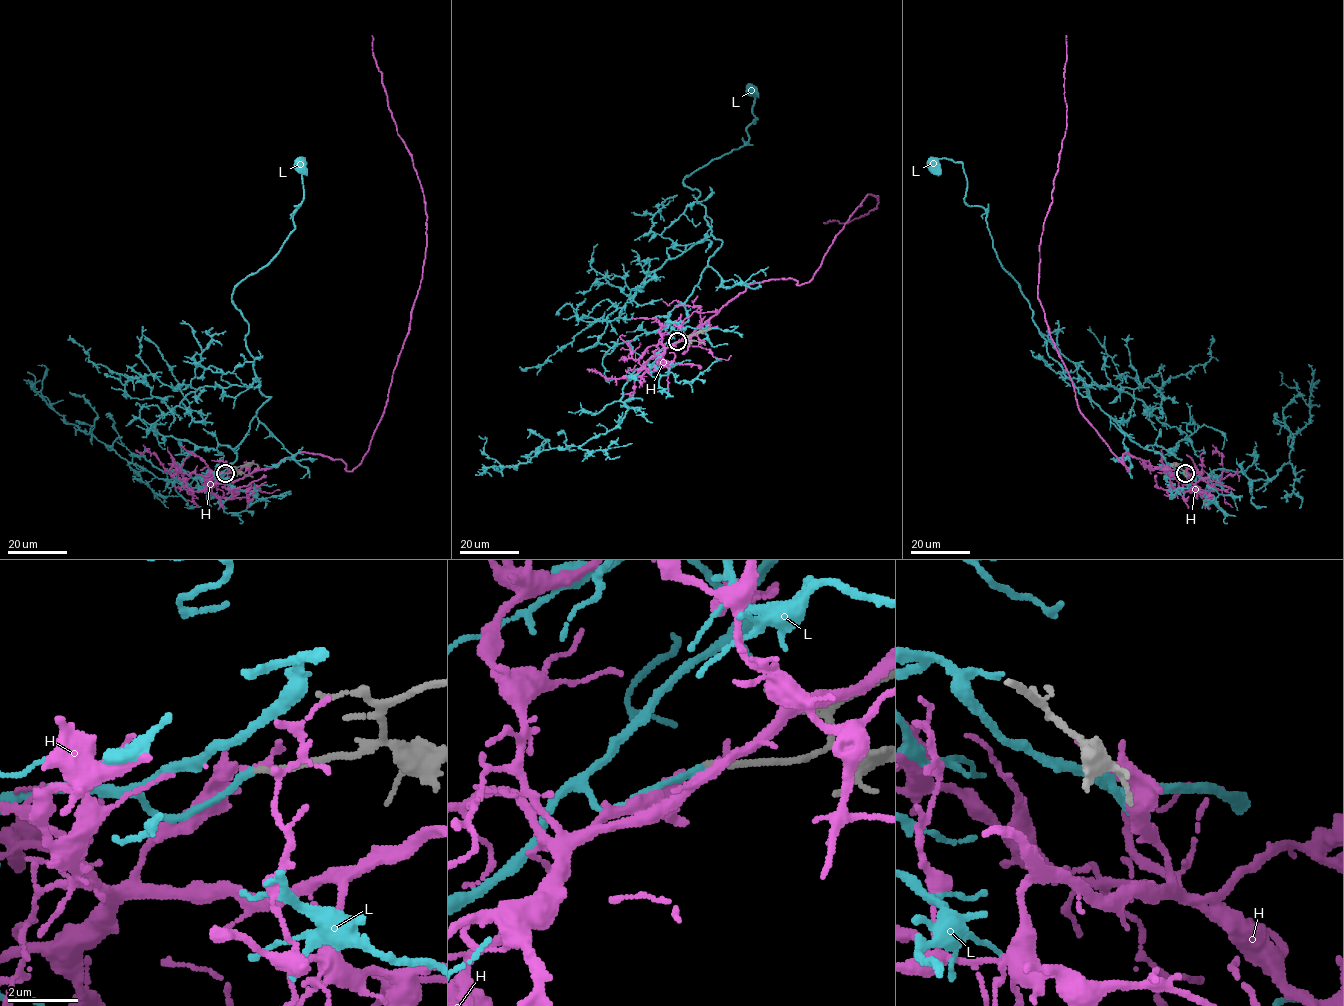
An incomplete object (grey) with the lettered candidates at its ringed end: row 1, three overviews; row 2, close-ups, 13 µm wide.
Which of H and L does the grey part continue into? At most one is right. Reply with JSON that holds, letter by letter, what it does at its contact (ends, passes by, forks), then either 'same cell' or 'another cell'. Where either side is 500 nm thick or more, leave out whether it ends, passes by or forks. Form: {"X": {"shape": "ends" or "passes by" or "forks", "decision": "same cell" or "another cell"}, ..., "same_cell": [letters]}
{"H": {"shape": "ends", "decision": "another cell"}, "L": {"shape": "ends", "decision": "same cell"}, "same_cell": ["L"]}

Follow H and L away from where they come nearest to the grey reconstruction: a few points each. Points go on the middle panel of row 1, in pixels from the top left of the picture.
H: (678, 341), (667, 347), (751, 284), (807, 283), (863, 199), (877, 196), (866, 215), (823, 223)
L: (677, 342), (667, 343), (722, 241), (700, 192), (683, 180), (746, 144), (757, 118), (752, 89)

